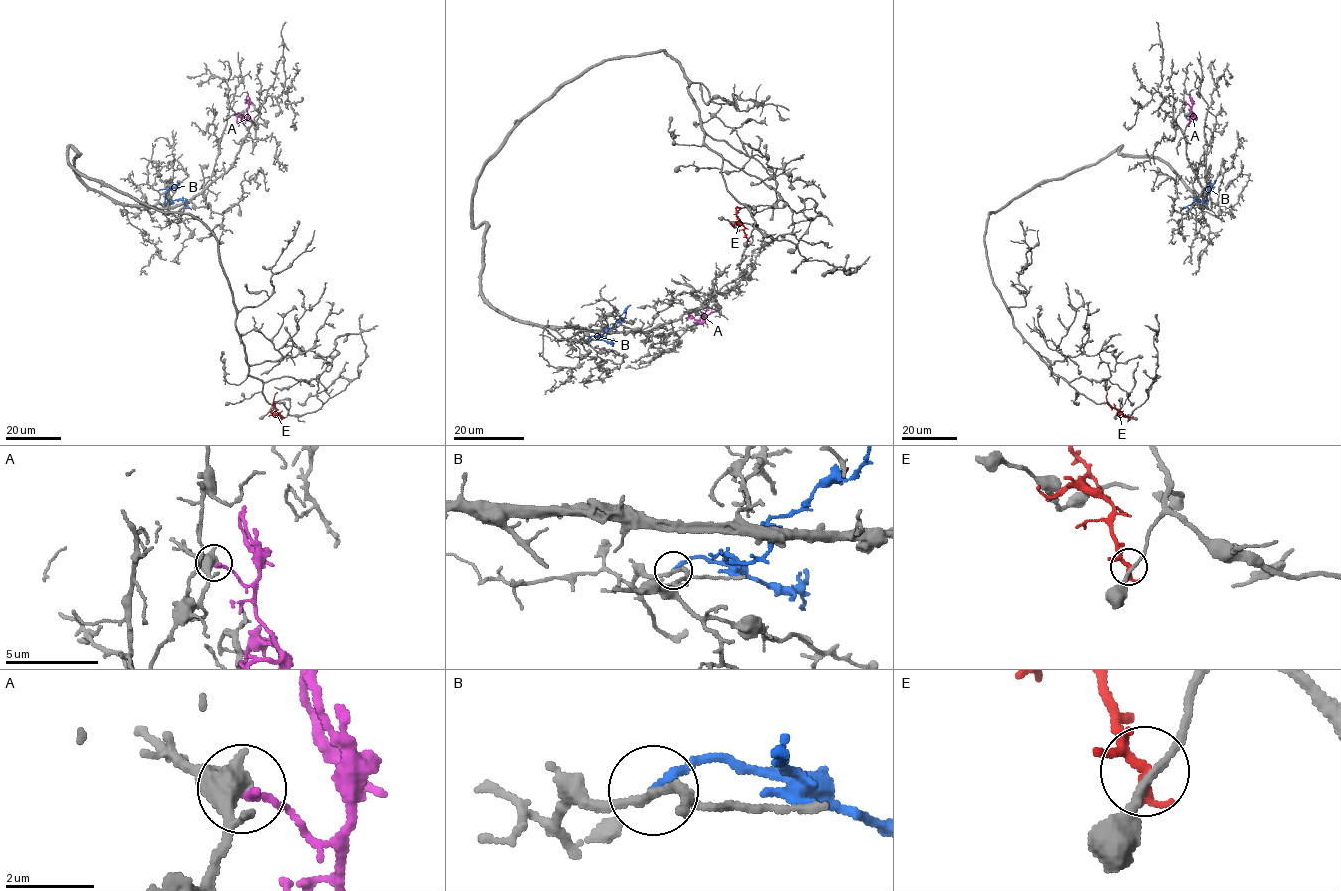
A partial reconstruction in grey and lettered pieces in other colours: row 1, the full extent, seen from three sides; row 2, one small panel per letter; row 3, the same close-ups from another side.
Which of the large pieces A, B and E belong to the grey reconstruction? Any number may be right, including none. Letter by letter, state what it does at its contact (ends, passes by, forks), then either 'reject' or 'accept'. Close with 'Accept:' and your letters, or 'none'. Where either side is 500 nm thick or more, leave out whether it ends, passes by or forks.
A: reject
B: it ends; reject
E: it forks; reject
Accept: none

